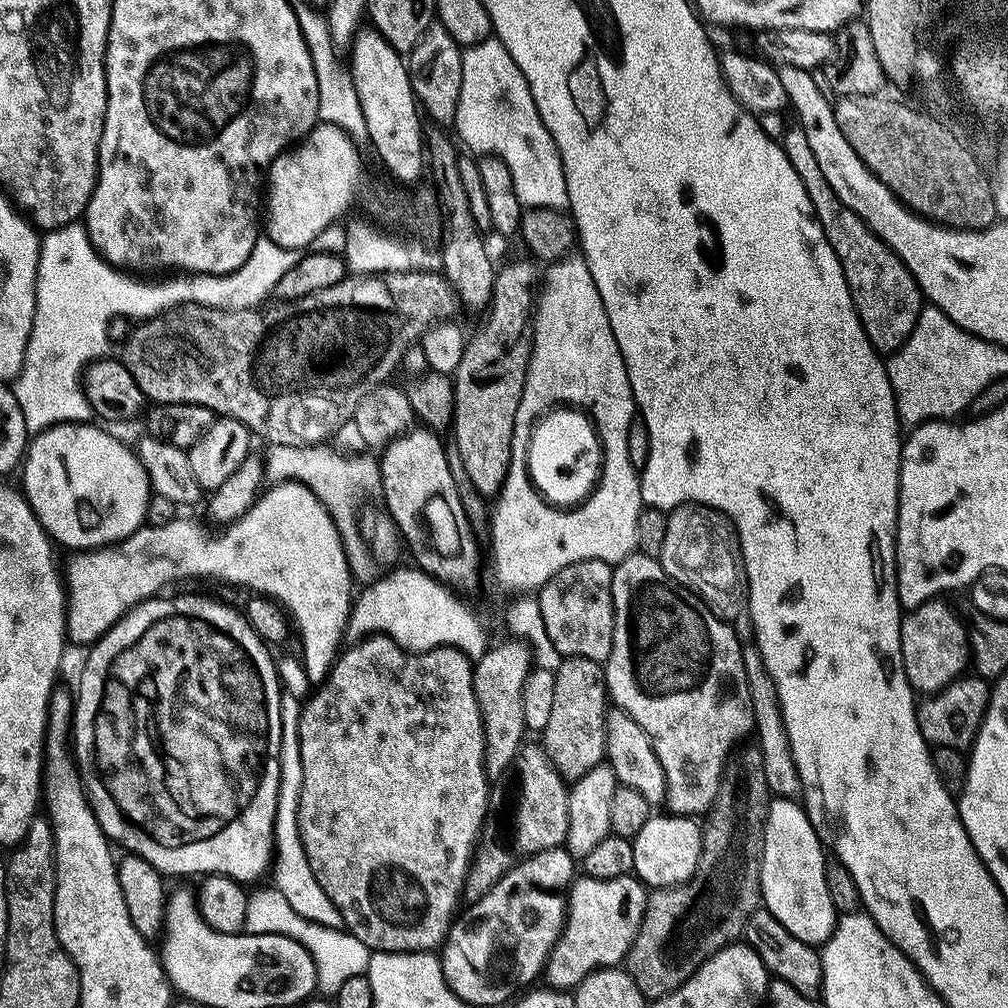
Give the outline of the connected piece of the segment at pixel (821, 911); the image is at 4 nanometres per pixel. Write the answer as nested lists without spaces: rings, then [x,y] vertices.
[[[773,799],[762,822],[760,890],[765,909],[803,944],[818,948],[836,932],[838,913],[829,893],[826,876],[828,861],[823,841],[797,801]]]

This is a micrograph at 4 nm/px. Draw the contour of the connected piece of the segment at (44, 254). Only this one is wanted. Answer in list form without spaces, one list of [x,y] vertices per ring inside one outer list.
[[[83,223],[71,224],[68,228],[47,233],[43,237],[36,279],[36,317],[32,337],[28,340],[28,352],[24,355],[24,368],[14,380],[18,406],[22,406],[29,433],[46,432],[59,424],[87,424],[93,419],[92,403],[88,401],[82,373],[89,364],[109,355],[110,334],[104,330],[104,320],[143,322],[181,303],[180,292],[174,285],[147,284],[144,280],[147,279],[125,274],[101,259]]]

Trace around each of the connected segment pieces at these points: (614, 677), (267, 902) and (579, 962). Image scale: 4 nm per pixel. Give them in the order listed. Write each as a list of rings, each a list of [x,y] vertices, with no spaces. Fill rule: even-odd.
[[[643,554],[627,556],[622,563],[615,565],[612,573],[612,589],[614,590],[614,606],[616,607],[616,634],[614,636],[612,656],[606,662],[608,694],[611,703],[619,711],[630,714],[630,718],[634,718],[634,722],[638,722],[638,726],[652,739],[654,750],[662,762],[662,770],[666,770],[666,782],[668,783],[667,811],[671,815],[683,816],[685,818],[700,818],[700,815],[703,817],[722,794],[720,783],[724,780],[724,767],[727,766],[728,759],[732,756],[732,751],[747,736],[751,737],[756,730],[754,706],[750,698],[749,682],[745,676],[744,648],[732,630],[733,625],[720,620],[708,609],[707,604],[700,597],[692,595],[682,585],[673,582],[666,574],[664,565],[660,563],[657,557]]]
[[[275,886],[259,888],[249,897],[247,933],[255,936],[289,937],[298,941],[315,960],[318,988],[323,995],[335,995],[348,980],[369,973],[368,968],[374,958],[371,949],[360,939],[346,930],[334,930],[300,916]]]
[[[635,875],[617,880],[577,879],[566,900],[566,923],[561,941],[548,958],[547,983],[556,990],[575,990],[597,970],[620,968],[632,953],[640,933],[648,912],[649,895],[649,889]]]

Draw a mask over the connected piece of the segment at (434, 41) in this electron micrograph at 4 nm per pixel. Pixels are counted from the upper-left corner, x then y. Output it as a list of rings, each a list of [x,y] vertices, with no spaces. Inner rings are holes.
[[[434,23],[430,30],[426,30],[426,38],[418,42],[418,46],[407,57],[408,73],[412,79],[412,89],[416,95],[416,103],[420,105],[423,115],[428,116],[436,124],[451,129],[458,118],[458,102],[462,102],[462,62],[464,61],[465,49],[461,48],[454,38],[450,38],[450,30],[440,23]]]

